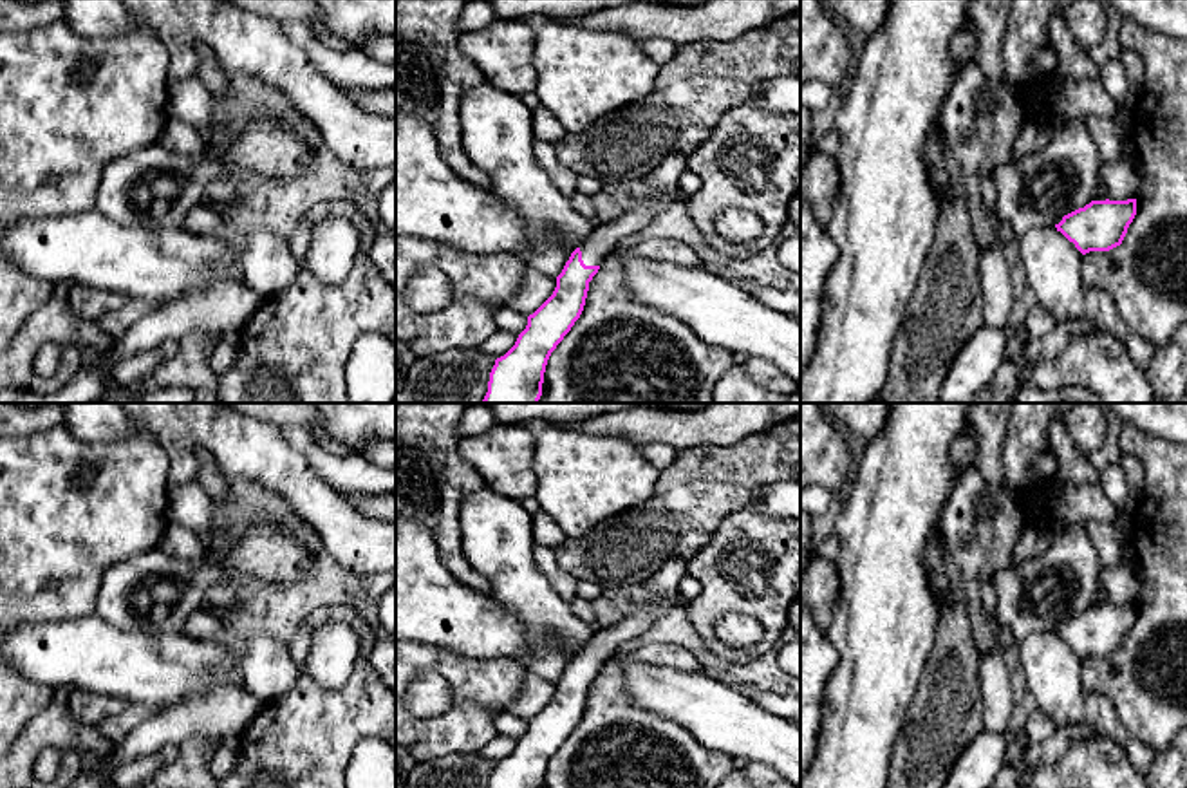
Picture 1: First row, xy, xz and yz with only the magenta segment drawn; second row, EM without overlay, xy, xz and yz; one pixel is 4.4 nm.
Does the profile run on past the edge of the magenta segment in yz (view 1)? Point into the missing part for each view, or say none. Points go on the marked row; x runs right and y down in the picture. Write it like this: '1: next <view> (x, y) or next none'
1: next none

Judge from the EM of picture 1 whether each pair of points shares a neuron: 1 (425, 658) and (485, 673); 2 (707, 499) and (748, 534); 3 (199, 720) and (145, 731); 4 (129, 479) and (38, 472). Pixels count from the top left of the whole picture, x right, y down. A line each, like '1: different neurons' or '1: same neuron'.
1: same neuron
2: different neurons
3: same neuron
4: same neuron

